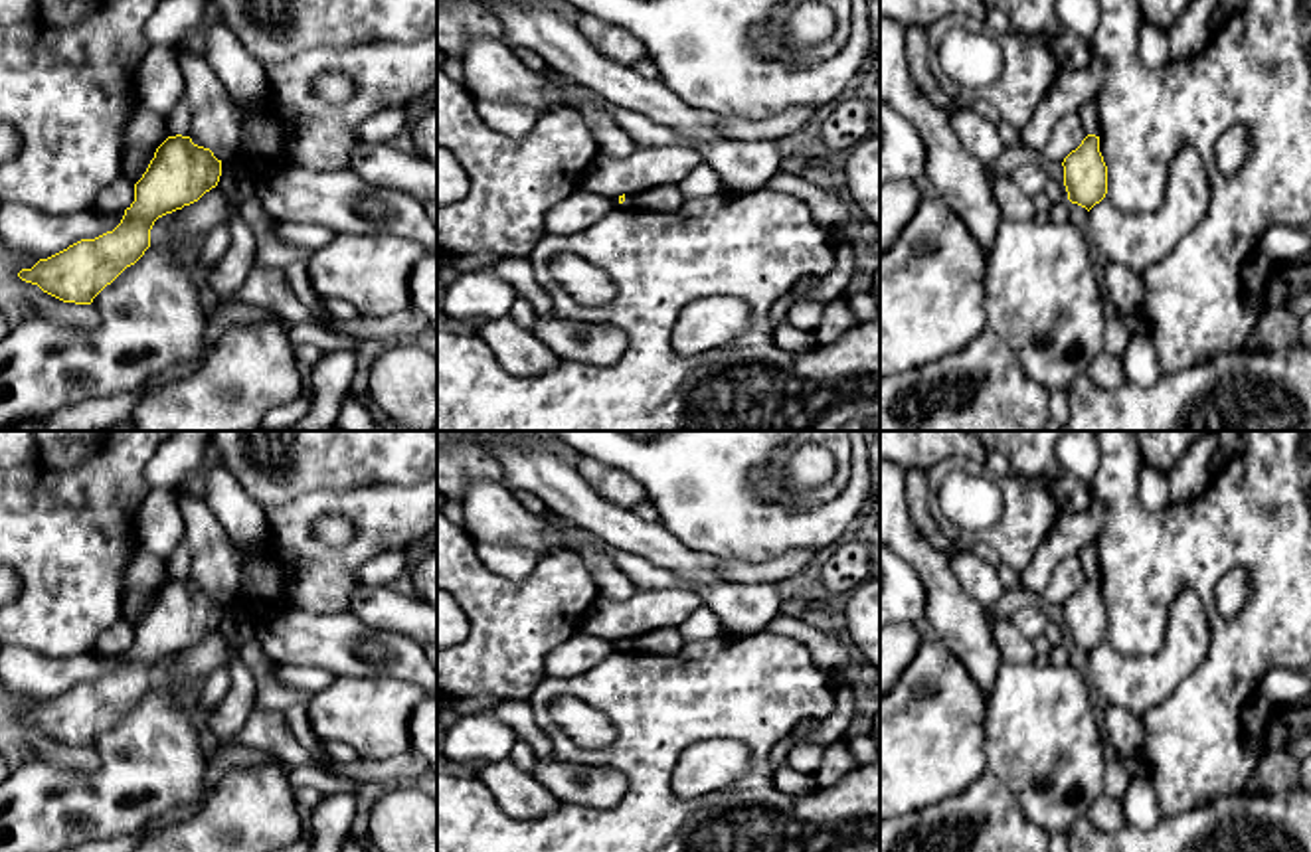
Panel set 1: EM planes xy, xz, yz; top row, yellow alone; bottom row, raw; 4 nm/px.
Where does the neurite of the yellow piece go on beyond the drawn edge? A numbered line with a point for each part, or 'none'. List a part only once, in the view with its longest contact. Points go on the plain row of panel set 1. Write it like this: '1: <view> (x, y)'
1: xy (178, 564)

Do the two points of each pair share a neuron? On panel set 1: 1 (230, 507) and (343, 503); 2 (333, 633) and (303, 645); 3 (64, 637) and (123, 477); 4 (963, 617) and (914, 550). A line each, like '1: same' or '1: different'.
1: different
2: same
3: same
4: same

